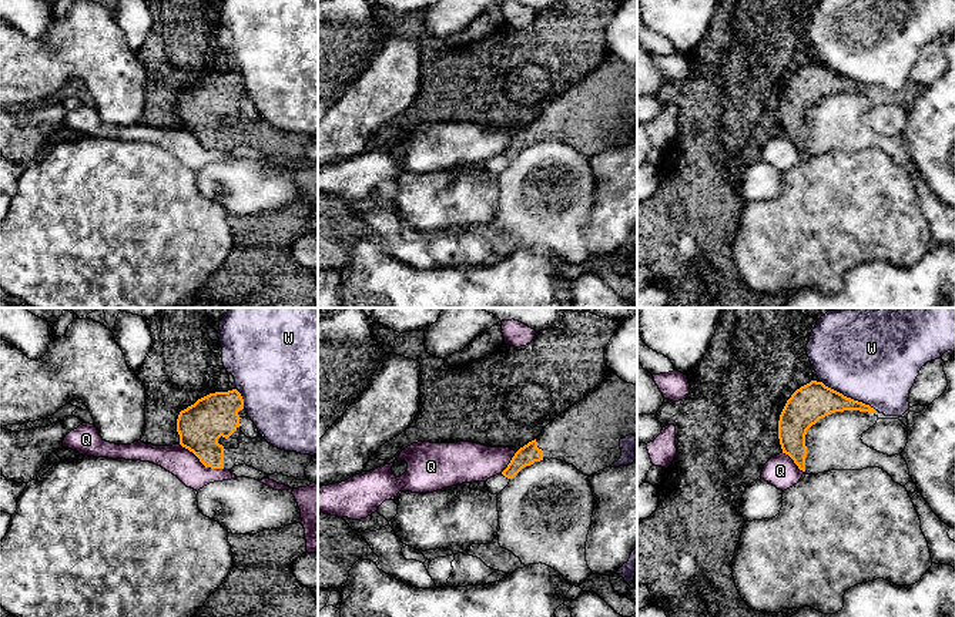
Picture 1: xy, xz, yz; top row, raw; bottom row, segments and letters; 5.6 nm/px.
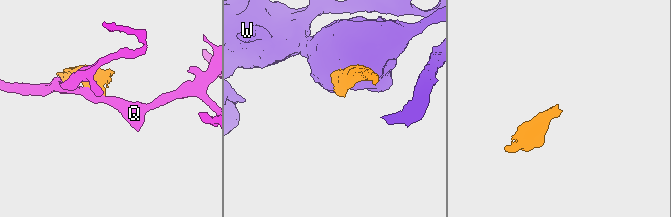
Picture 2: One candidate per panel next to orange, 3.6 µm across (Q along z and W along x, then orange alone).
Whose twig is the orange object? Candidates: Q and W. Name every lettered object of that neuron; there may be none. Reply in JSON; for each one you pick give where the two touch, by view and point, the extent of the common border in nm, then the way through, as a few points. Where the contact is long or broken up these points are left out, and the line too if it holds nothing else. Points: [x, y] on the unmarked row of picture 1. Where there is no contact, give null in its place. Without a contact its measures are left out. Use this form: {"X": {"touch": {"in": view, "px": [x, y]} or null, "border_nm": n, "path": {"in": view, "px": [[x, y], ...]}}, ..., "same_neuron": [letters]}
{"same_neuron": []}

